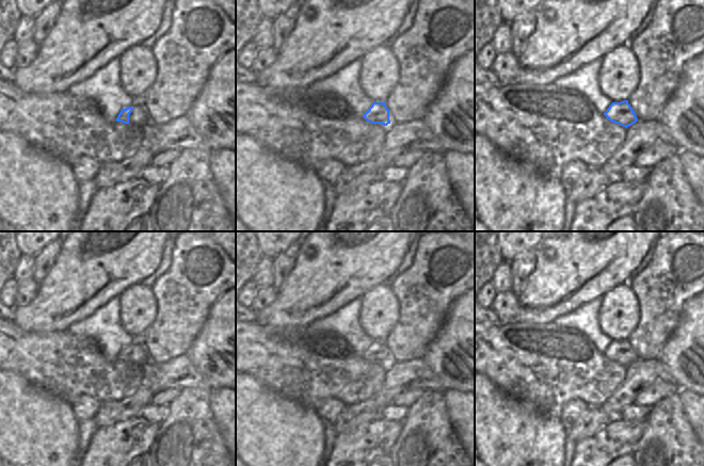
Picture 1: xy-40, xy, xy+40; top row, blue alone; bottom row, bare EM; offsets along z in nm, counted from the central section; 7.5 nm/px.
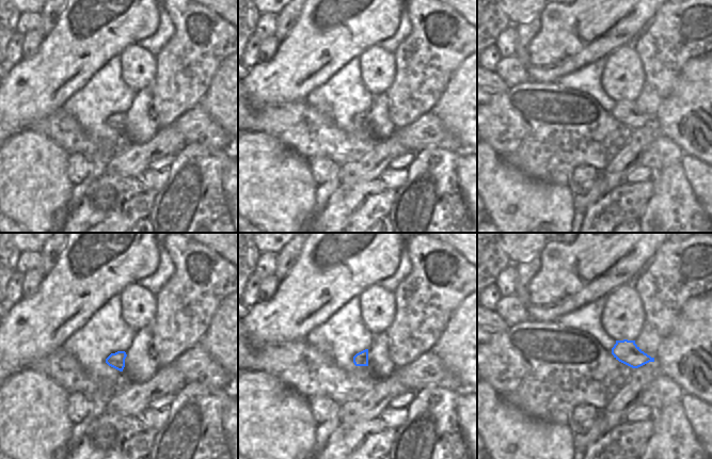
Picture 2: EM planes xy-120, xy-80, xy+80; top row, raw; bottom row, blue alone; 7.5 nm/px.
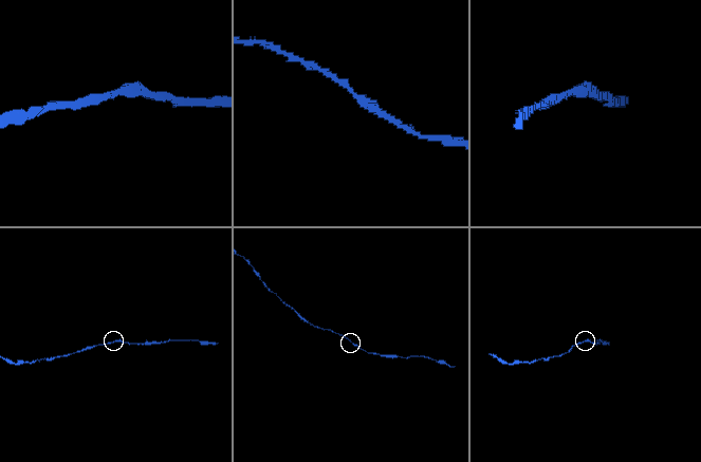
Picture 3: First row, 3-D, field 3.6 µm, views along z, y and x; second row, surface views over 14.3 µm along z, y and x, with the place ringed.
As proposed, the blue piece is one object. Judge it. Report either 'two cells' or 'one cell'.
one cell

